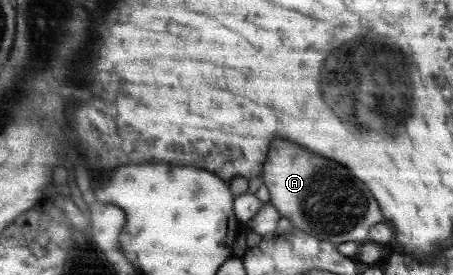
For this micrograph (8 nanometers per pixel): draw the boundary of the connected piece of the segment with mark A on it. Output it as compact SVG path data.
M275 139L275 147L271 147L271 157L265 163L261 176L271 195L269 203L277 208L282 218L317 239L336 245L345 241L364 243L371 226L383 221L377 201L359 179L337 163L313 155L293 143Z

